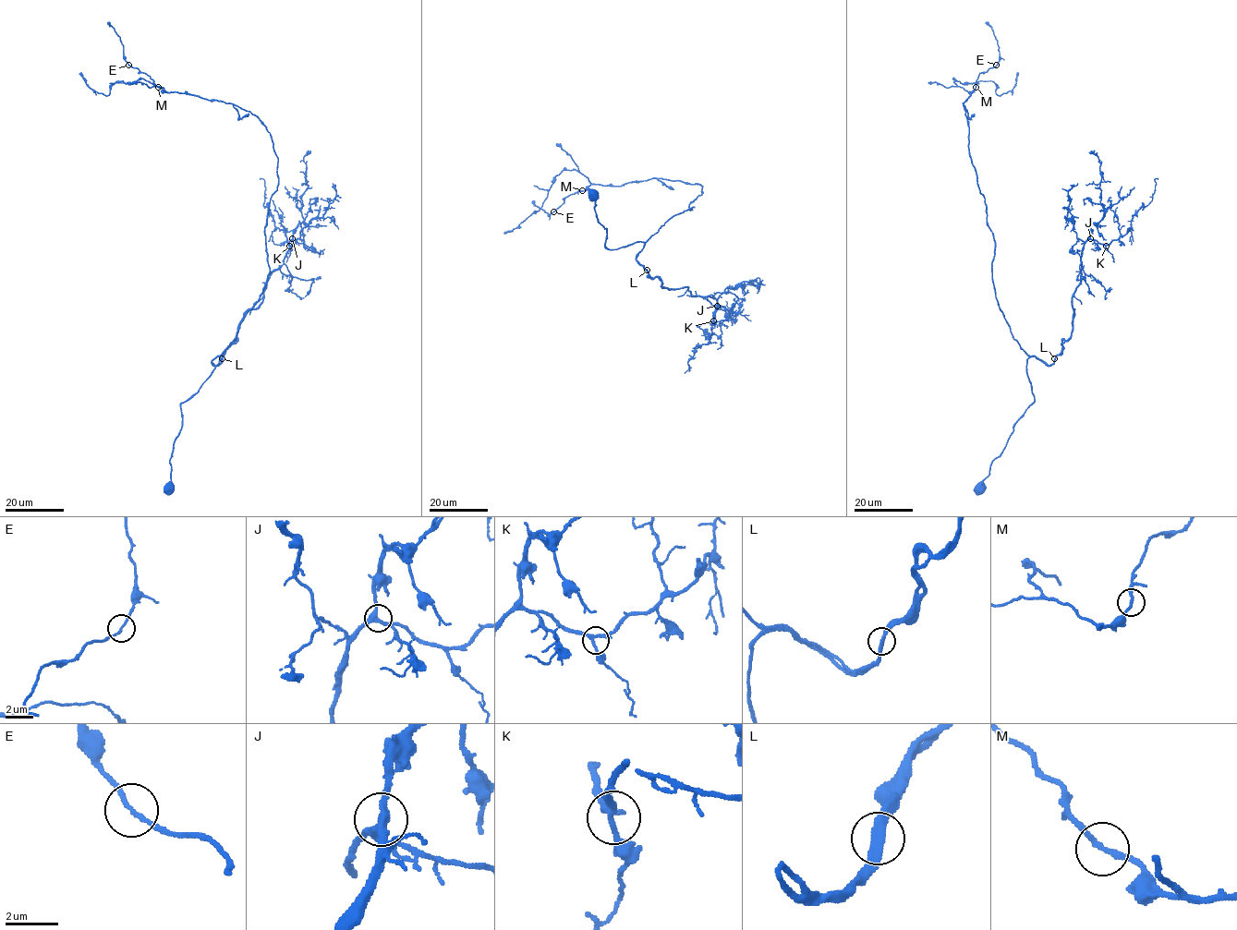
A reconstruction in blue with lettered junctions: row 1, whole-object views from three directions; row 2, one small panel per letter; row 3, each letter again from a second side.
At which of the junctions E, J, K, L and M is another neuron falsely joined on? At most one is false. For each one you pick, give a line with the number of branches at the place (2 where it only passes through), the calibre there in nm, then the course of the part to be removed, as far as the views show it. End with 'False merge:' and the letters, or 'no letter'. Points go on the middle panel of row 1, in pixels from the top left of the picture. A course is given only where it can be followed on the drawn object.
False merge: no letter

